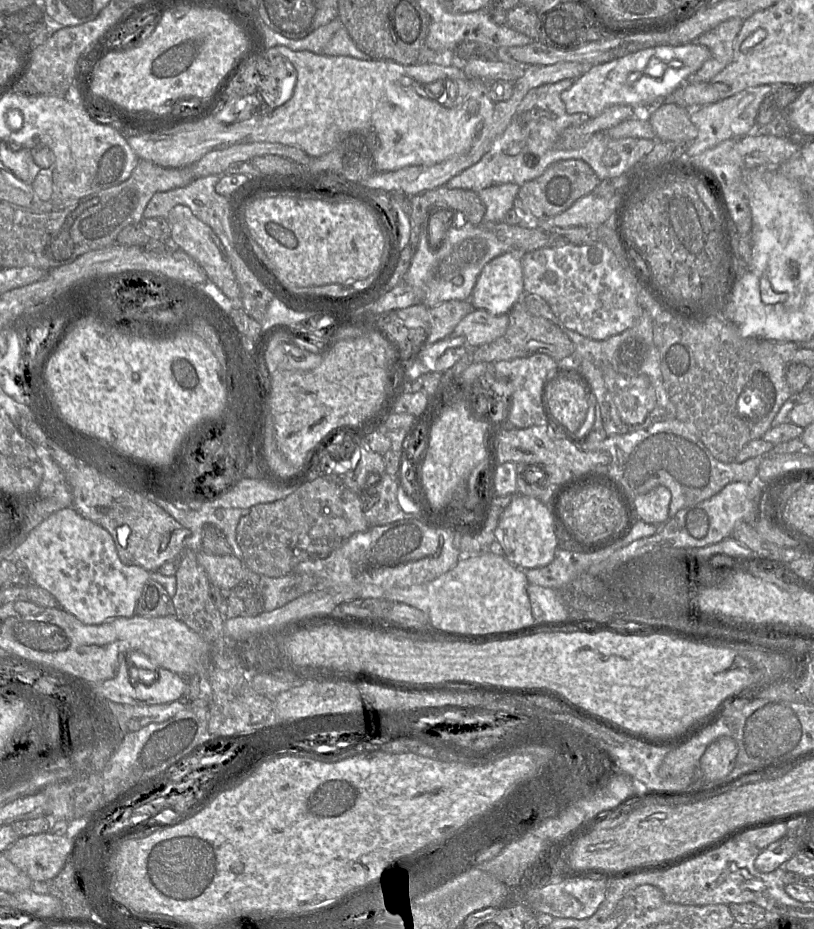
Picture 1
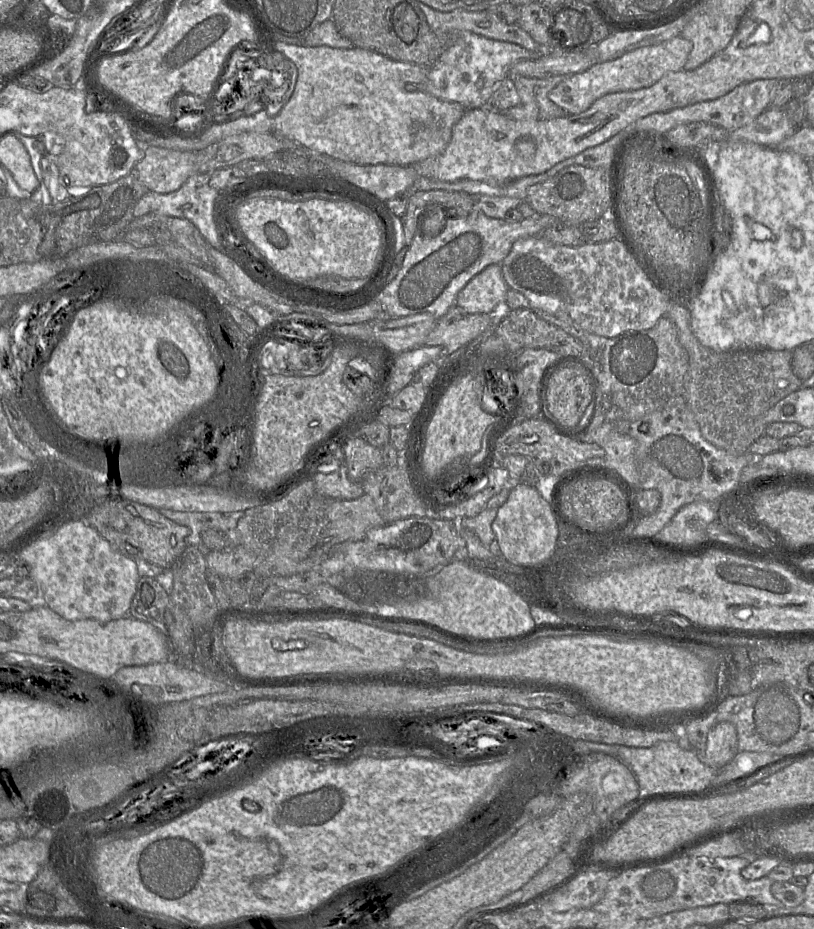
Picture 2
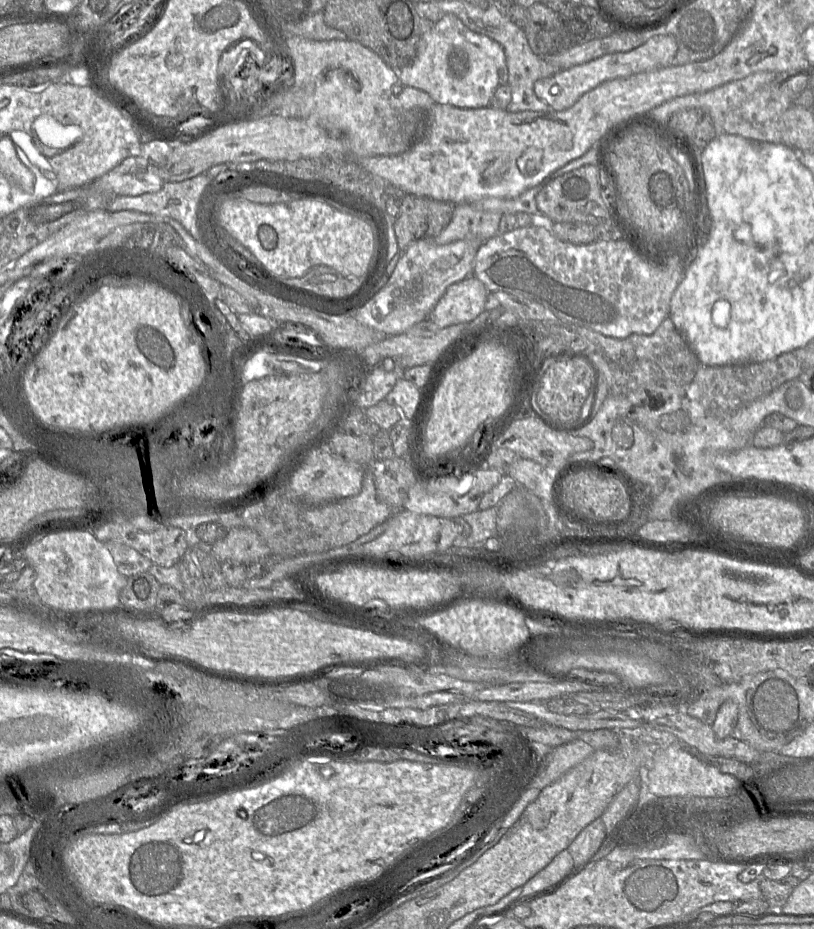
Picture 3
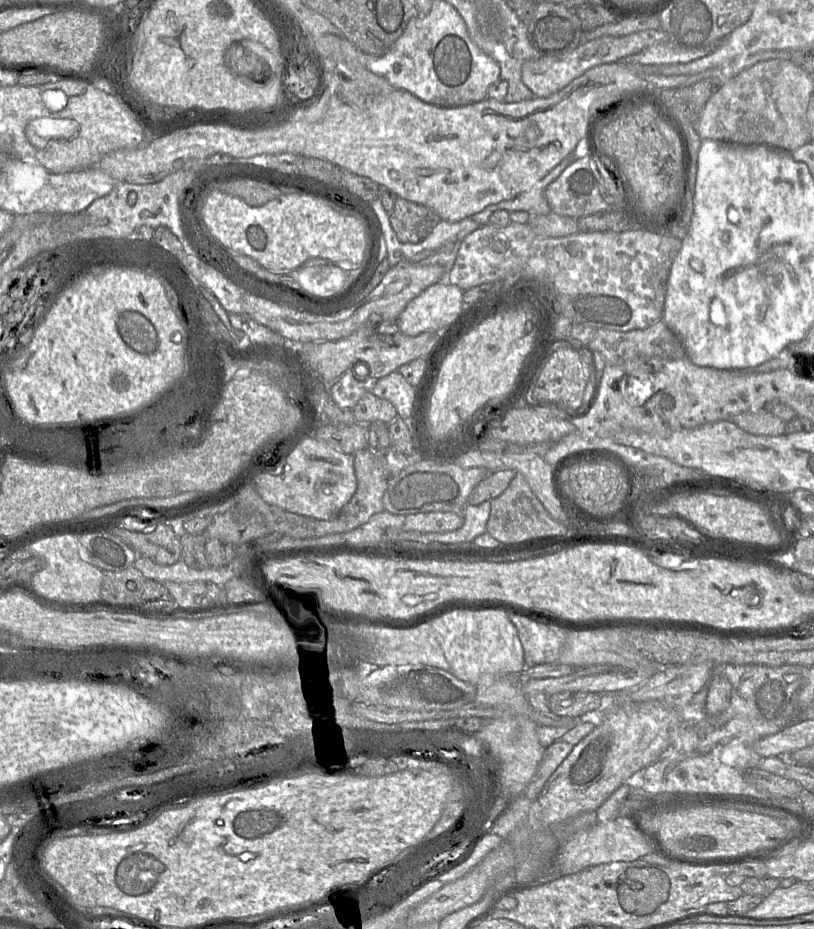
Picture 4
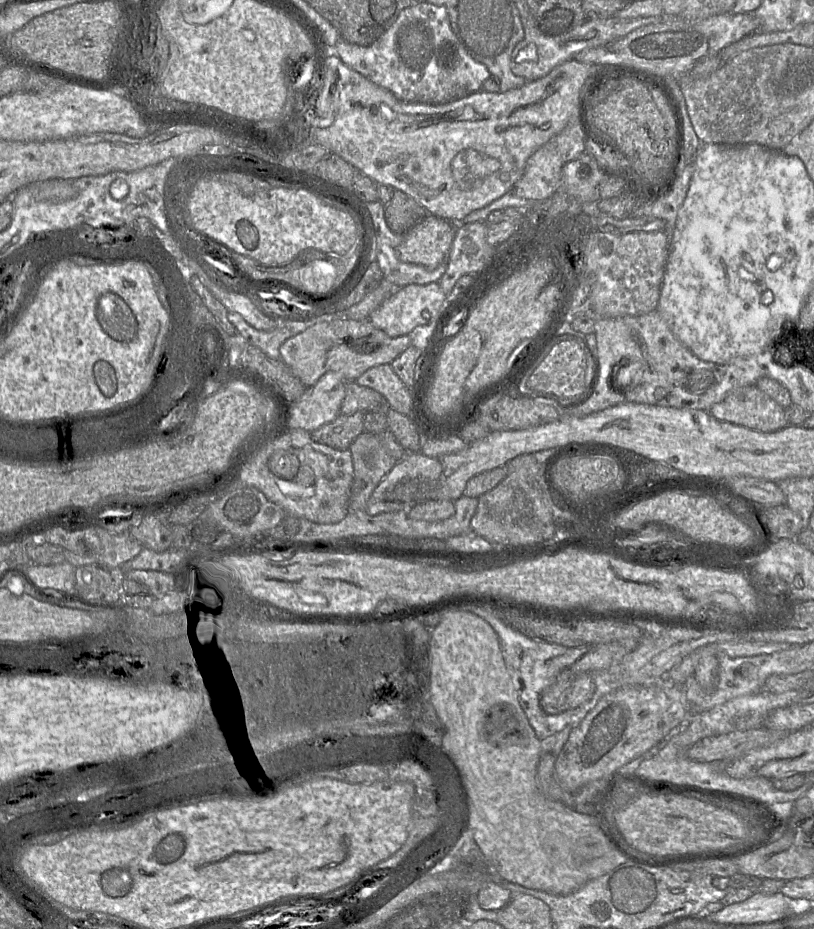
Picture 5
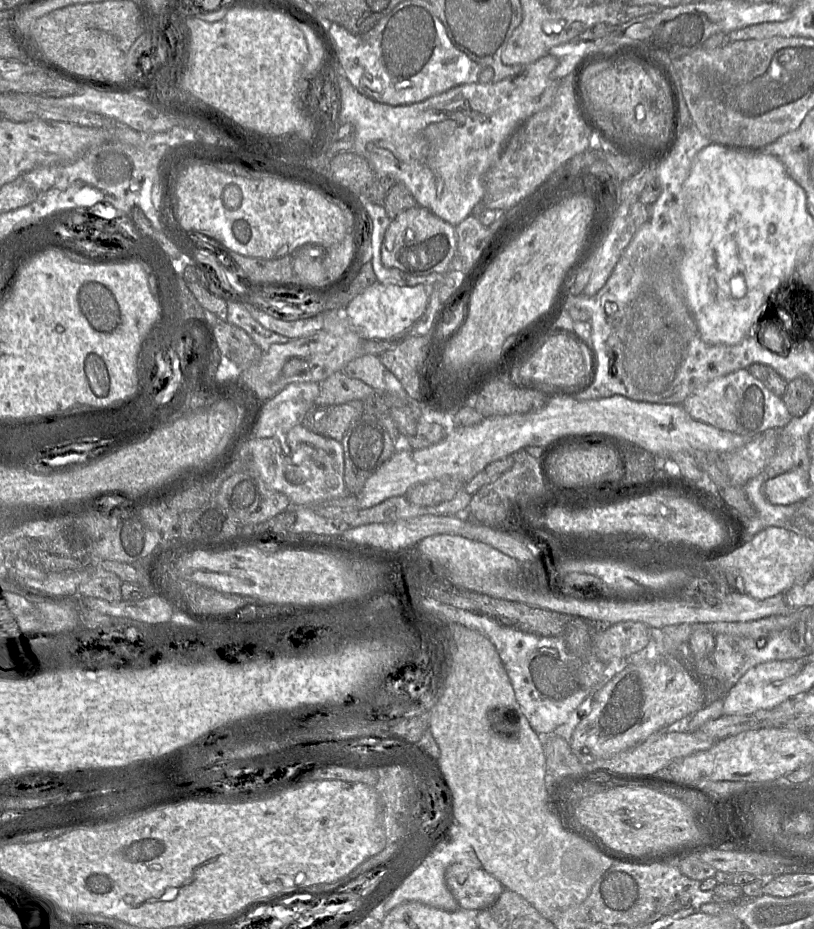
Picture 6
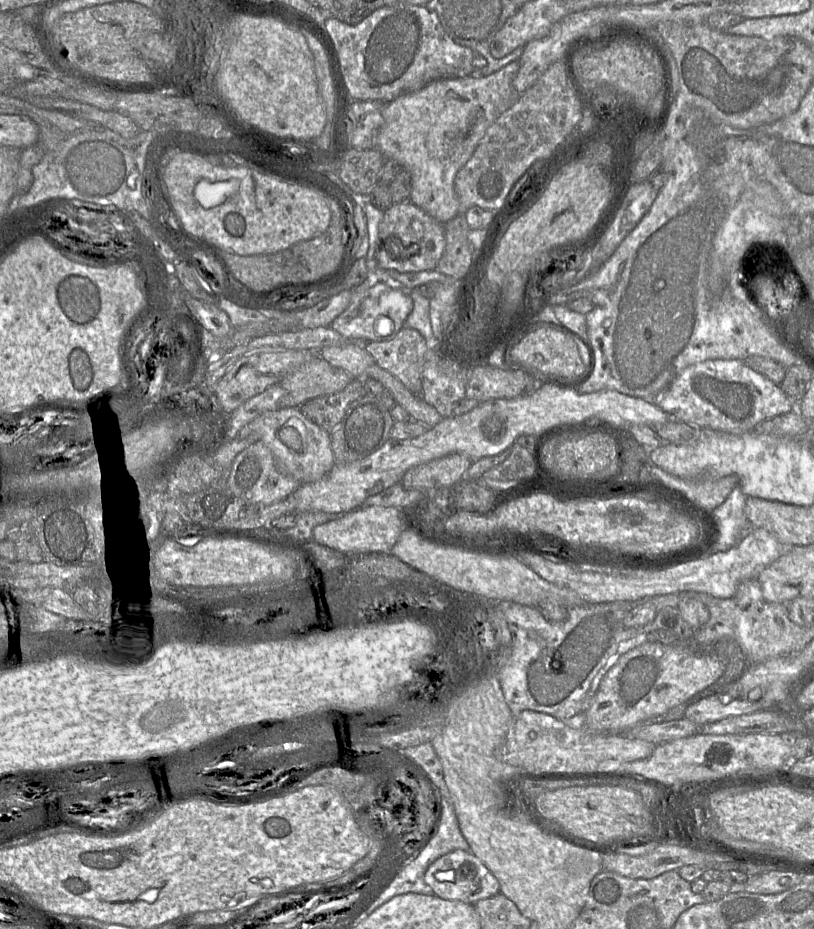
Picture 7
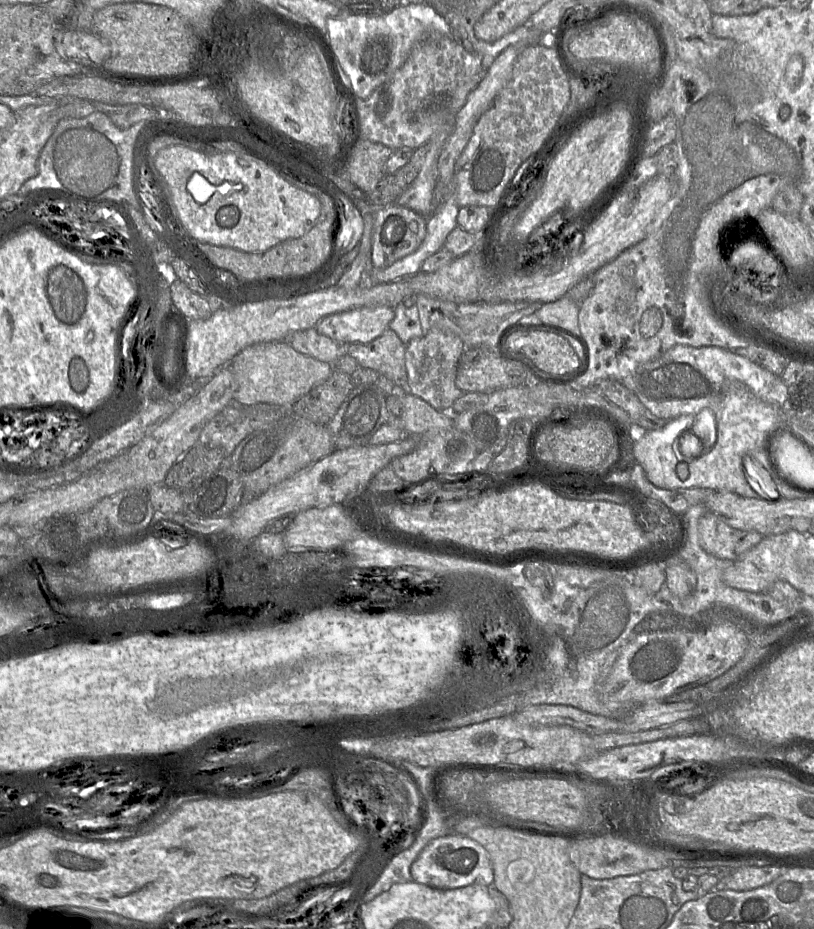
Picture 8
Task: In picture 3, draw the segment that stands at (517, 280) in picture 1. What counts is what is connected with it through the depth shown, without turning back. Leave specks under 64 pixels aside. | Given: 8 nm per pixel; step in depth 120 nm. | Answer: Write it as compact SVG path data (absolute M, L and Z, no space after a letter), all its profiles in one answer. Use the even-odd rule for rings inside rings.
M471 275L448 287L428 319L438 328L468 324L485 311L488 293L485 285Z

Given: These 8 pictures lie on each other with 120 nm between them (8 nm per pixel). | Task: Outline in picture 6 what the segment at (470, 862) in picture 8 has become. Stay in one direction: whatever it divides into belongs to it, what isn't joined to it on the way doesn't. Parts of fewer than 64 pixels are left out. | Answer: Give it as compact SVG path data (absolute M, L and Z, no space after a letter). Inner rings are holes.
M452 864L445 872L446 884L465 911L480 911L492 906L504 891L503 885L483 868Z

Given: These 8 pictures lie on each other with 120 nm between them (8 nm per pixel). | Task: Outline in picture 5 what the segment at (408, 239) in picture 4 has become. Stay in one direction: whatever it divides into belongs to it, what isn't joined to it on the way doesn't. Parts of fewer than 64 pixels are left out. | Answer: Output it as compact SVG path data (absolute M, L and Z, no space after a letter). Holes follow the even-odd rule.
M395 189L391 201L384 205L387 225L398 234L407 234L430 215L426 208L401 190Z

